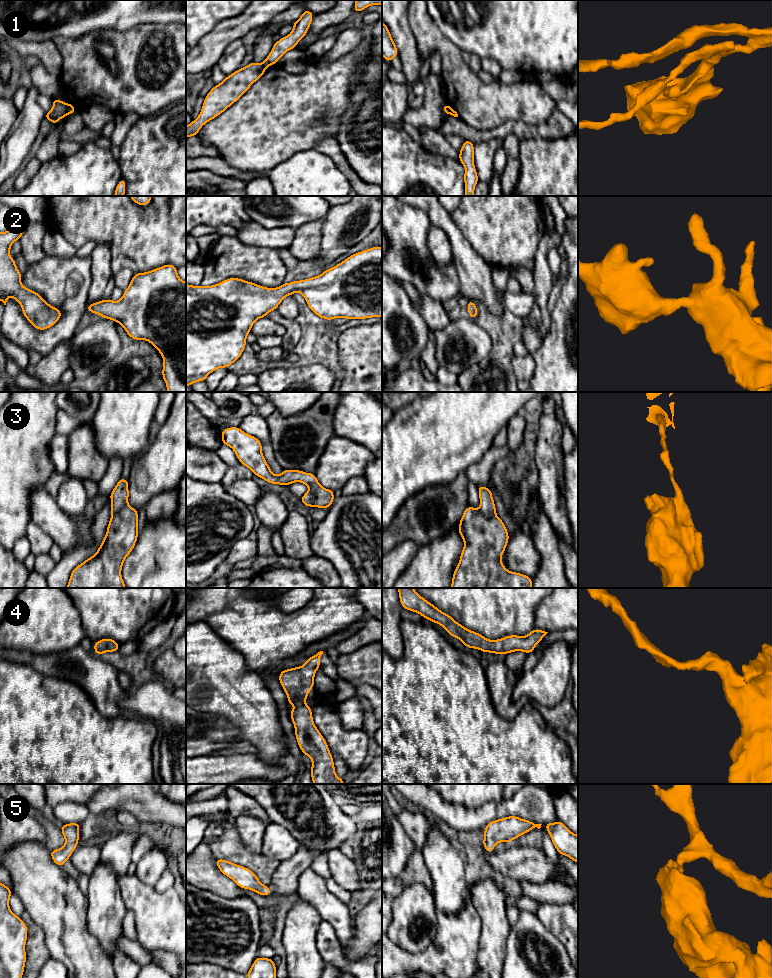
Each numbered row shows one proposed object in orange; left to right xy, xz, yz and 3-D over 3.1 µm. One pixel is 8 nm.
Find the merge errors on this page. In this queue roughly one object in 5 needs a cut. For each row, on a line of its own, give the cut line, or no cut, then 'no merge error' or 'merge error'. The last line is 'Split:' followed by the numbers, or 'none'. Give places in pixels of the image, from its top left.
1: cut xz (262, 63), (266, 66); merge error
2: cut none; no merge error
3: cut yz (478, 509), (487, 517), (495, 516); merge error
4: cut none; no merge error
5: cut none; no merge error
Split: 1, 3

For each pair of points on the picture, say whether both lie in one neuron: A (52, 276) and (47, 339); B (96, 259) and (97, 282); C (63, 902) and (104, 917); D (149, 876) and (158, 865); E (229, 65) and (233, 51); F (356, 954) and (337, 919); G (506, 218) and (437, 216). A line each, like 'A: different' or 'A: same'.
A: same
B: same
C: different
D: same
E: same
F: different
G: different

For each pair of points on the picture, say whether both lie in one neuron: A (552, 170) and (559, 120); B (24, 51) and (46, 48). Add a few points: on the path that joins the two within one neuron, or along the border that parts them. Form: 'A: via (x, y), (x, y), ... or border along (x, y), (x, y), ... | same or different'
A: border along (567, 136), (552, 139), (533, 138) | different
B: via (29, 49), (41, 49) | same

